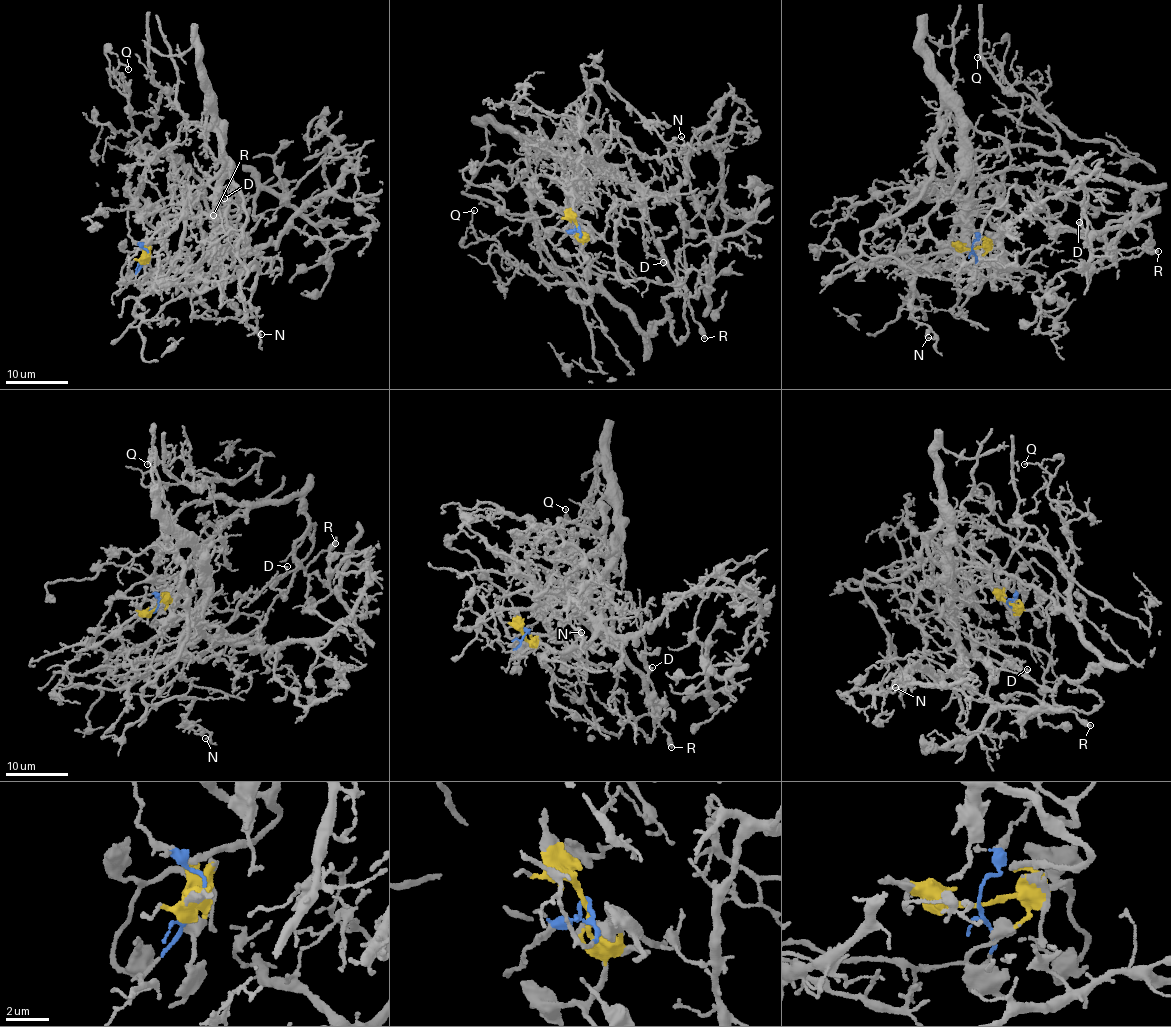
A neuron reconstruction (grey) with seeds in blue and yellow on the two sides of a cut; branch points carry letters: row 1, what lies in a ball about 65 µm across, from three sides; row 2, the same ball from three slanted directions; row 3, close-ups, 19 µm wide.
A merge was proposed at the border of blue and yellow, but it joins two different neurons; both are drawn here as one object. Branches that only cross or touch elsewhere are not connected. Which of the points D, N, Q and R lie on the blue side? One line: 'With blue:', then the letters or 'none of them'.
With blue: D, Q, R

